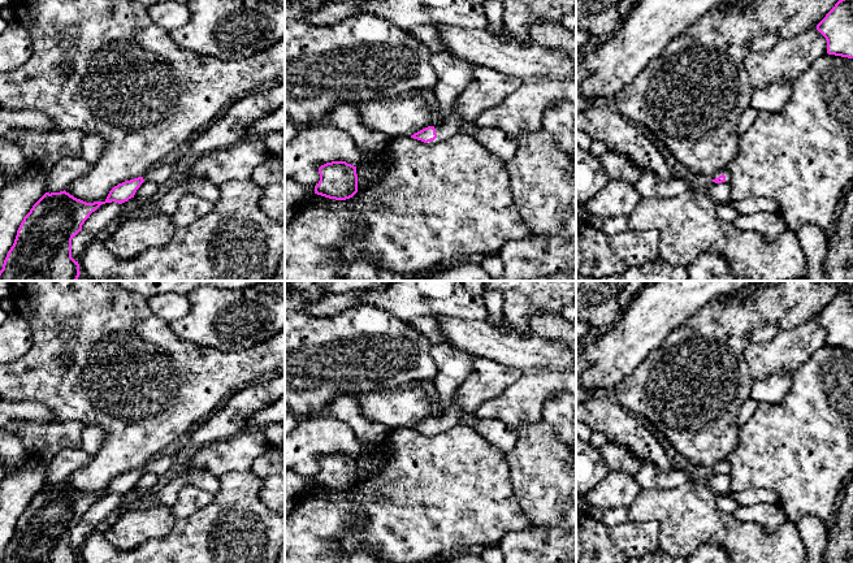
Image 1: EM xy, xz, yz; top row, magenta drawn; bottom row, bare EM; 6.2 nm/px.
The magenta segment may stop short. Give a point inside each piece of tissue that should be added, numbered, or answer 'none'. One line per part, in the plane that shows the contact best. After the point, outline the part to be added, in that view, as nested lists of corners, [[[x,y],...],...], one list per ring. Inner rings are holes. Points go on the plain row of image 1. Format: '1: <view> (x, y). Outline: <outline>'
1: xz (451, 416). Outline: [[[455,390],[455,393],[453,394],[453,397],[450,399],[449,410],[445,413],[437,415],[434,417],[437,430],[443,432],[446,429],[454,428],[455,425],[459,424],[459,420],[464,413],[466,412],[463,411],[460,403],[458,402],[456,390]]]

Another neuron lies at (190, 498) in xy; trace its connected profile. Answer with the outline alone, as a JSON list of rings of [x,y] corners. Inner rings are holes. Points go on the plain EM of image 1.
[[[183,485],[178,490],[177,501],[173,504],[173,515],[176,519],[185,519],[202,510],[213,501],[213,494],[202,490],[194,485]]]

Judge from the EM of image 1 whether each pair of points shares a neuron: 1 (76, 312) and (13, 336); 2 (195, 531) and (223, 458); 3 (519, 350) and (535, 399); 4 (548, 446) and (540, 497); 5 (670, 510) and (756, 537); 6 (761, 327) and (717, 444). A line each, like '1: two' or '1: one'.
1: two
2: two
3: two
4: one
5: one
6: one

